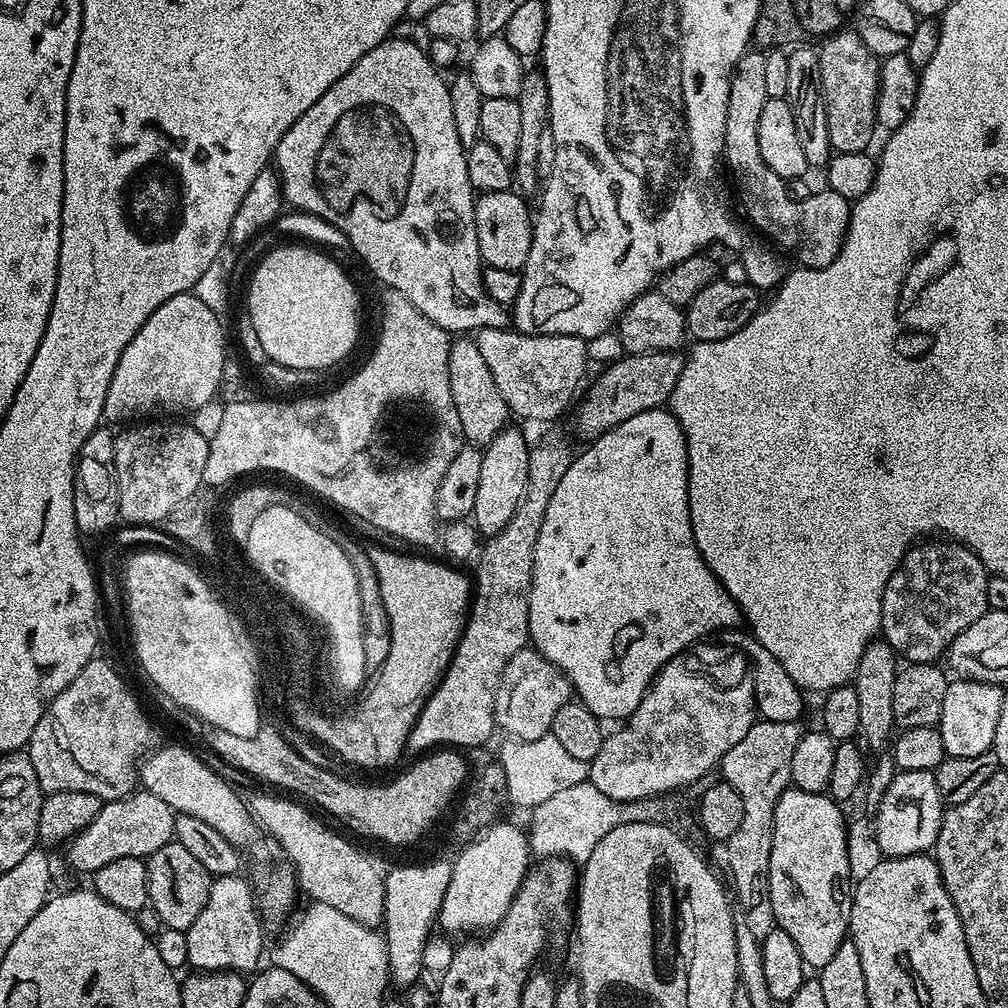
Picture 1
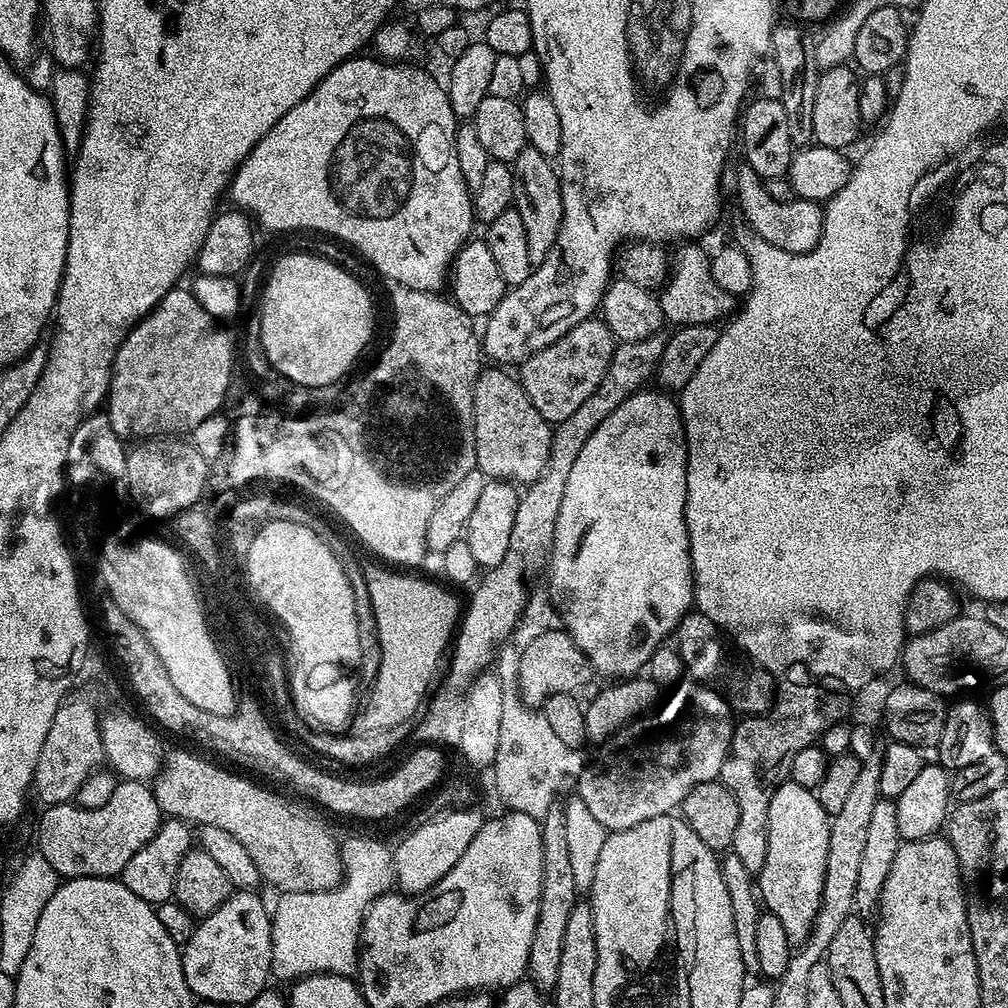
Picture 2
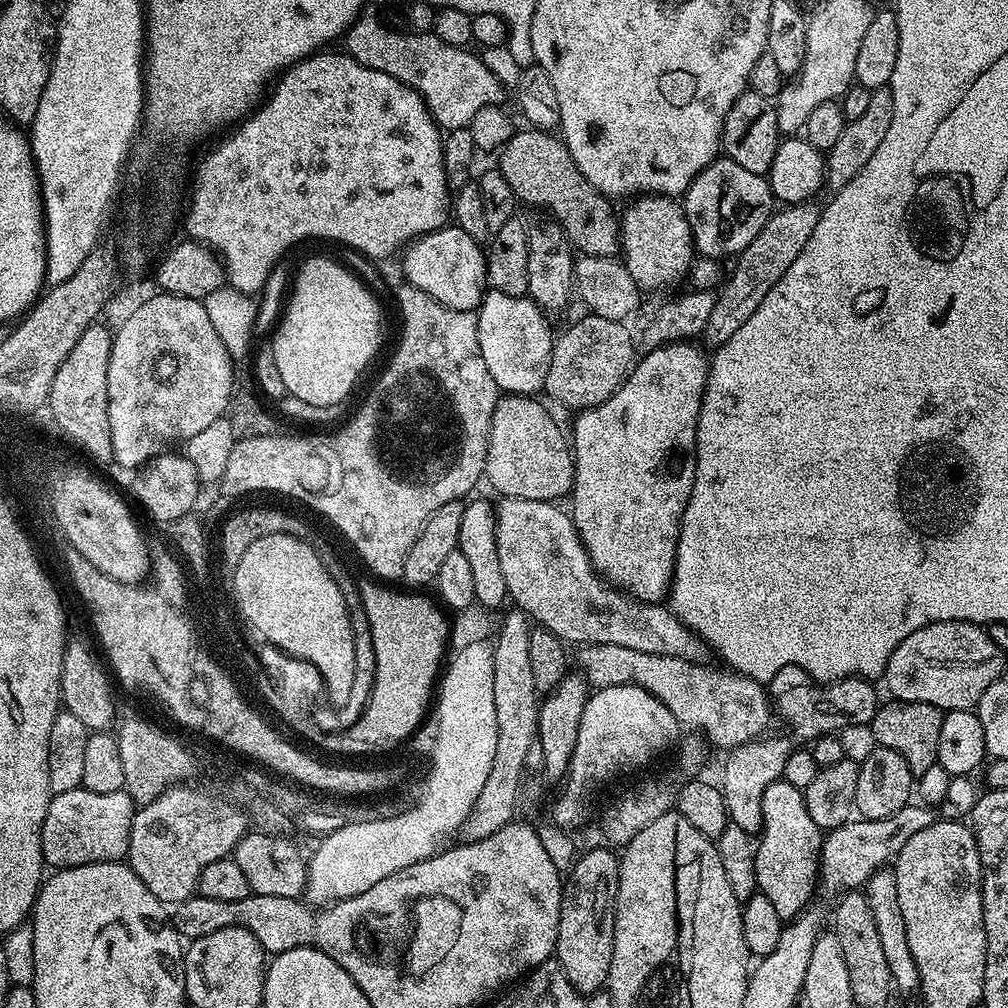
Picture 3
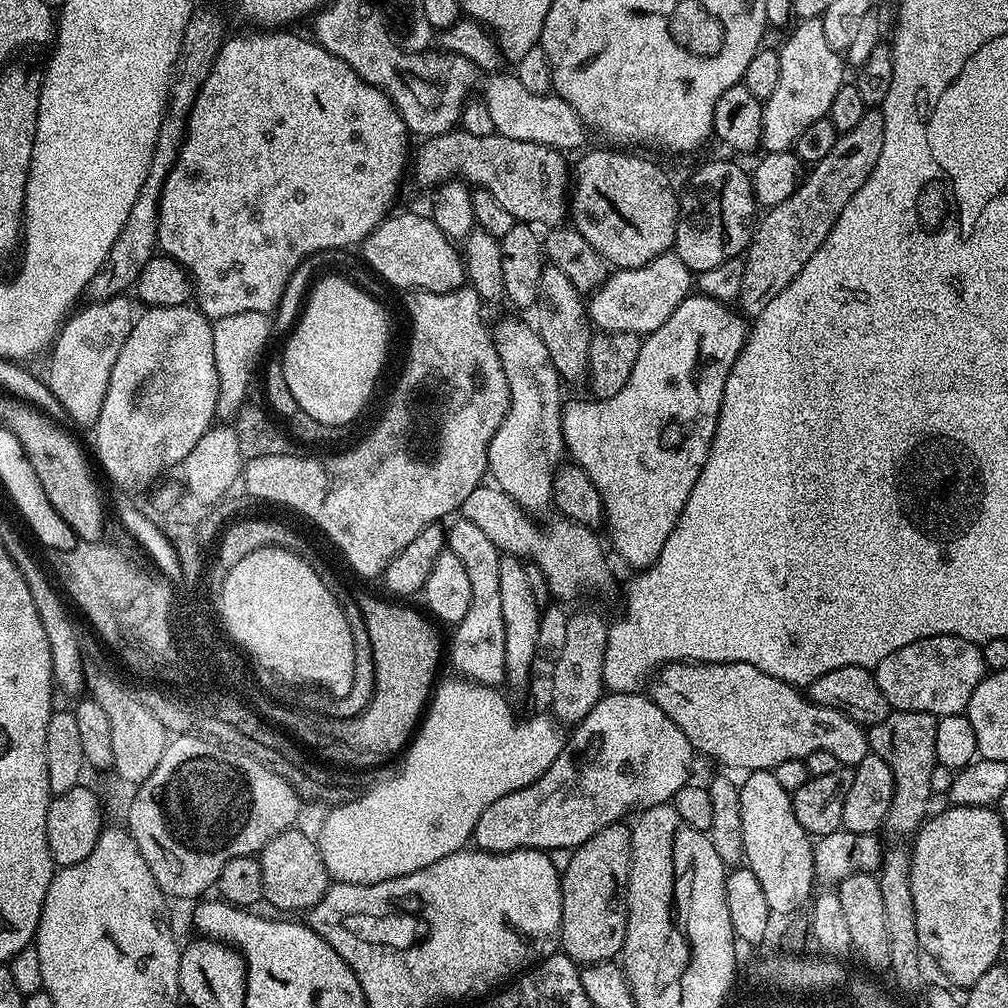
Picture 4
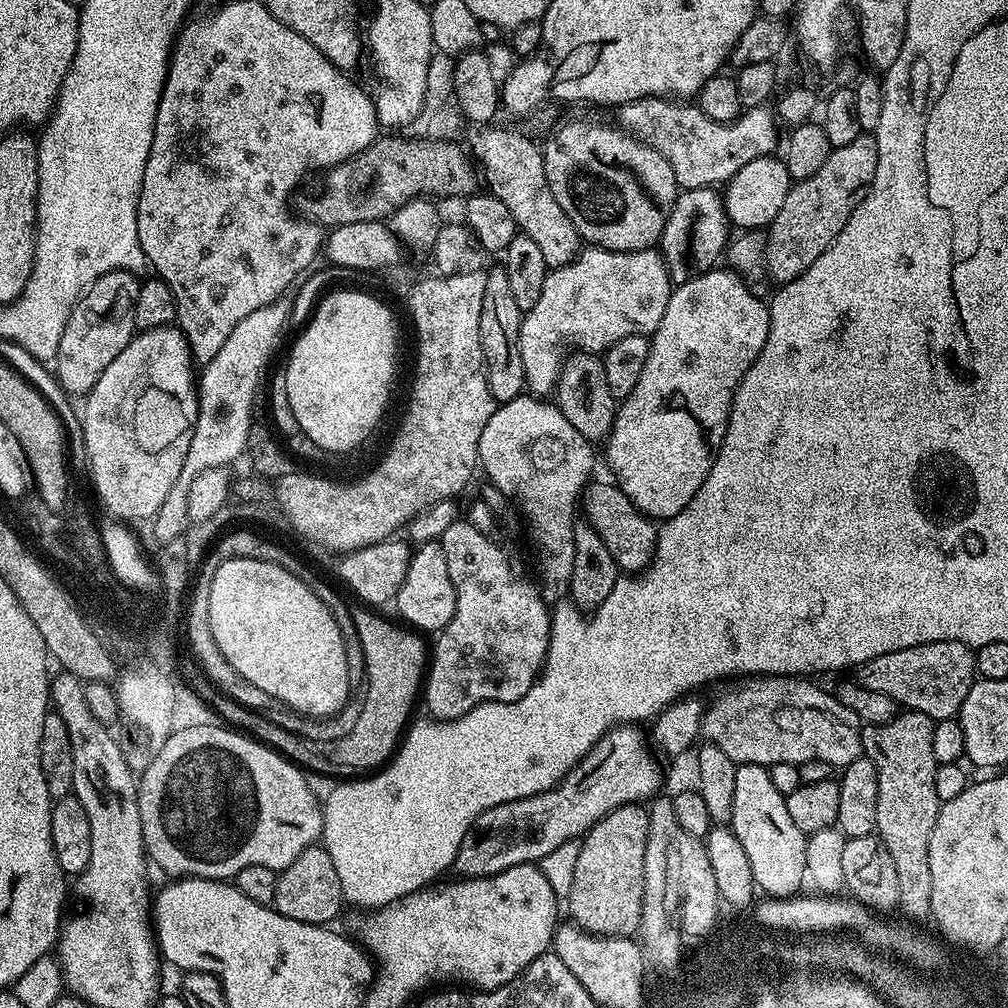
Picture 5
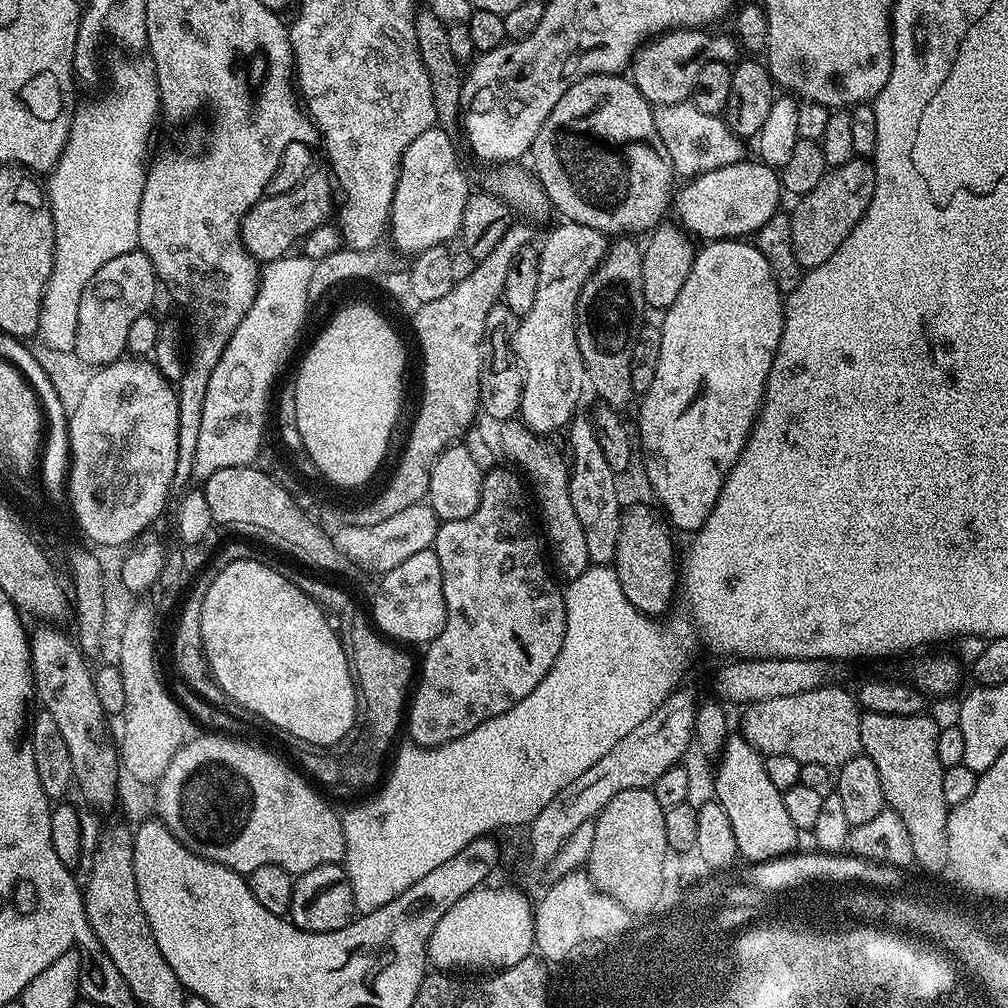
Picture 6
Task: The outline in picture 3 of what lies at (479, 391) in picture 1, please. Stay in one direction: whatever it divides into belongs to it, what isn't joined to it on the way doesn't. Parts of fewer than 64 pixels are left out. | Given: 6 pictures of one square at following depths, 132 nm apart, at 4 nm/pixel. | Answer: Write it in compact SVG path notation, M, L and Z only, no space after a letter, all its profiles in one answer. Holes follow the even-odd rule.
M504 394L494 406L488 431L484 476L501 497L560 502L571 493L576 466L569 437L528 394Z

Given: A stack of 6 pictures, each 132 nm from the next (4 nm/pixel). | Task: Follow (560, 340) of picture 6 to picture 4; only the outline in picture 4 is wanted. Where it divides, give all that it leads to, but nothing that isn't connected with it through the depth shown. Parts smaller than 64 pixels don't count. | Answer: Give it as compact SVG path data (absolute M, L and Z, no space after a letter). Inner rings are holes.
M675 251L663 252L641 268L621 268L591 293L586 304L588 319L602 332L635 332L647 334L658 330L661 320L670 318L674 310L694 288L694 273Z

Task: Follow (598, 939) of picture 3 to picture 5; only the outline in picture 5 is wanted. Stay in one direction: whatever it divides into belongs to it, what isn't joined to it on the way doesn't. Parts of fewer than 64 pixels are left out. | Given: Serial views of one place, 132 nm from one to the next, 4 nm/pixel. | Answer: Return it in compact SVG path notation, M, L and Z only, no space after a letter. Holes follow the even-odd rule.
M643 803L610 810L579 841L573 888L566 897L571 919L595 936L631 937L639 929L644 905L644 859L648 808Z

